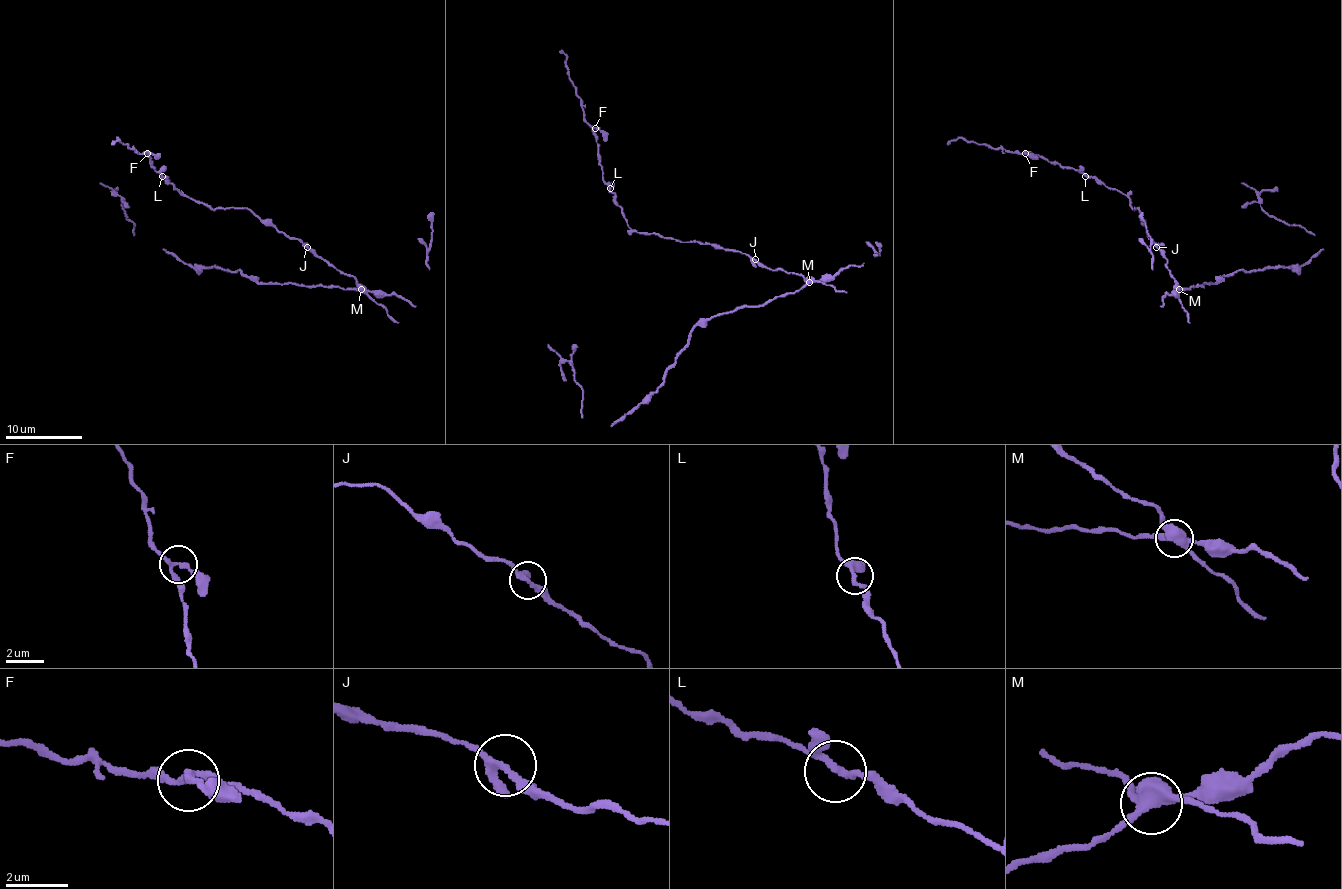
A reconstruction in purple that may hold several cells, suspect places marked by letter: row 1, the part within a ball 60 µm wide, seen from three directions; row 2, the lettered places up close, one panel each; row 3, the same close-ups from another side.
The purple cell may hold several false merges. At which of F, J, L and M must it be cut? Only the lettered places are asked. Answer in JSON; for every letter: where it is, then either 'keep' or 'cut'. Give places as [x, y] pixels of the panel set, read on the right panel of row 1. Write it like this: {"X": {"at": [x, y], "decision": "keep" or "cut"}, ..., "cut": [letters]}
{"F": {"at": [1025, 153], "decision": "keep"}, "J": {"at": [1156, 247], "decision": "keep"}, "L": {"at": [1085, 176], "decision": "keep"}, "M": {"at": [1179, 289], "decision": "cut"}, "cut": ["M"]}

